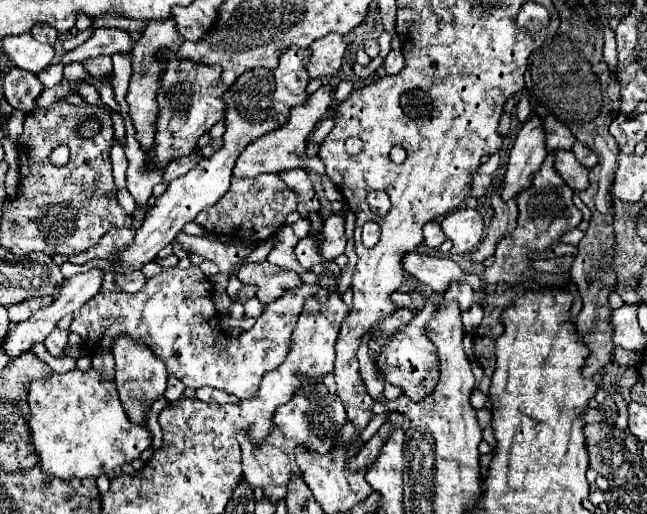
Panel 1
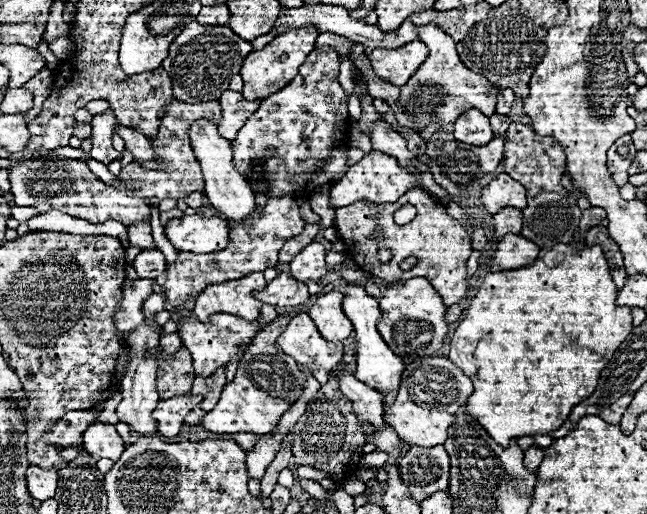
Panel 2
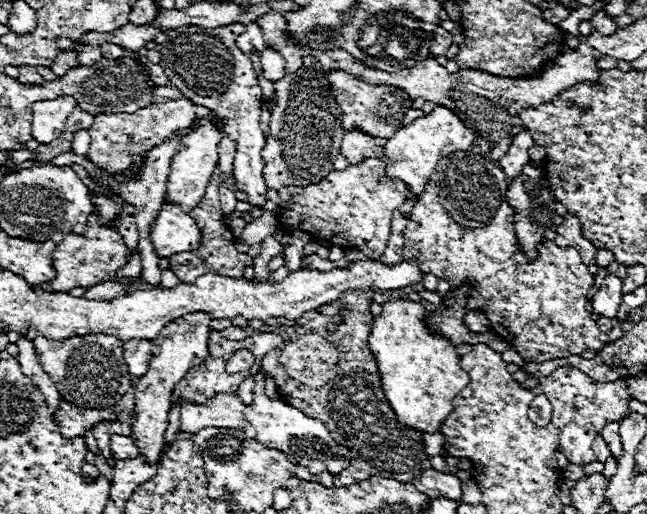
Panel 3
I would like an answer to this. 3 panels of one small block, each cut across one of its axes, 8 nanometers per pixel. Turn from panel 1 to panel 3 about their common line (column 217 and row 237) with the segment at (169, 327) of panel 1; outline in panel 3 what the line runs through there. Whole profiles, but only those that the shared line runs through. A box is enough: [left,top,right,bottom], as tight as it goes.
[278,158,406,258]

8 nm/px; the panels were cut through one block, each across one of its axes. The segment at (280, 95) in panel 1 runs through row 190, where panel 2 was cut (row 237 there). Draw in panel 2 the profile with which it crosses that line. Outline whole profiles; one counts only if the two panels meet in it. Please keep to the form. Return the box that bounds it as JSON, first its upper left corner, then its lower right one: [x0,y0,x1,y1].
[164,214,228,254]

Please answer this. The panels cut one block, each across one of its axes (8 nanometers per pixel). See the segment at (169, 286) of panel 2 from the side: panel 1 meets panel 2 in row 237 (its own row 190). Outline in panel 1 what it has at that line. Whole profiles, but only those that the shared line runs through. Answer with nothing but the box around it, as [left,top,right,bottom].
[196,174,298,242]

